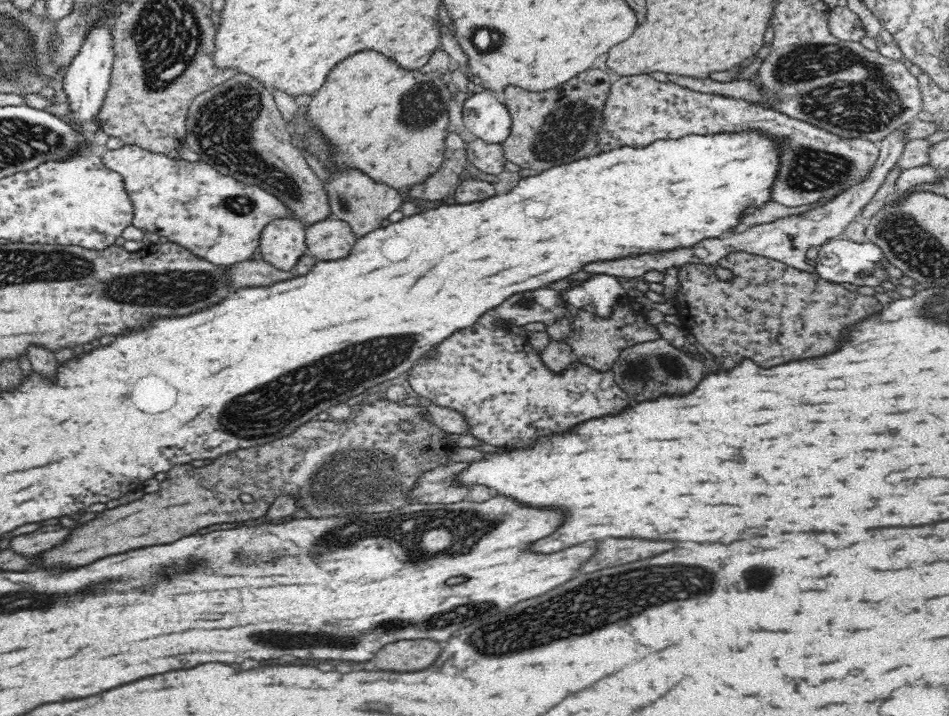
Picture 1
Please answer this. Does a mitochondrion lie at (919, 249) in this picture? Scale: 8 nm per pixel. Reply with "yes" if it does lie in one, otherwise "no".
yes

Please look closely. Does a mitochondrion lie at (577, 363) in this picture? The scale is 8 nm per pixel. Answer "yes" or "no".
no

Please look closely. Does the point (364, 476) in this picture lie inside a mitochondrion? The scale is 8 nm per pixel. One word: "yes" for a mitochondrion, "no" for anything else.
yes

